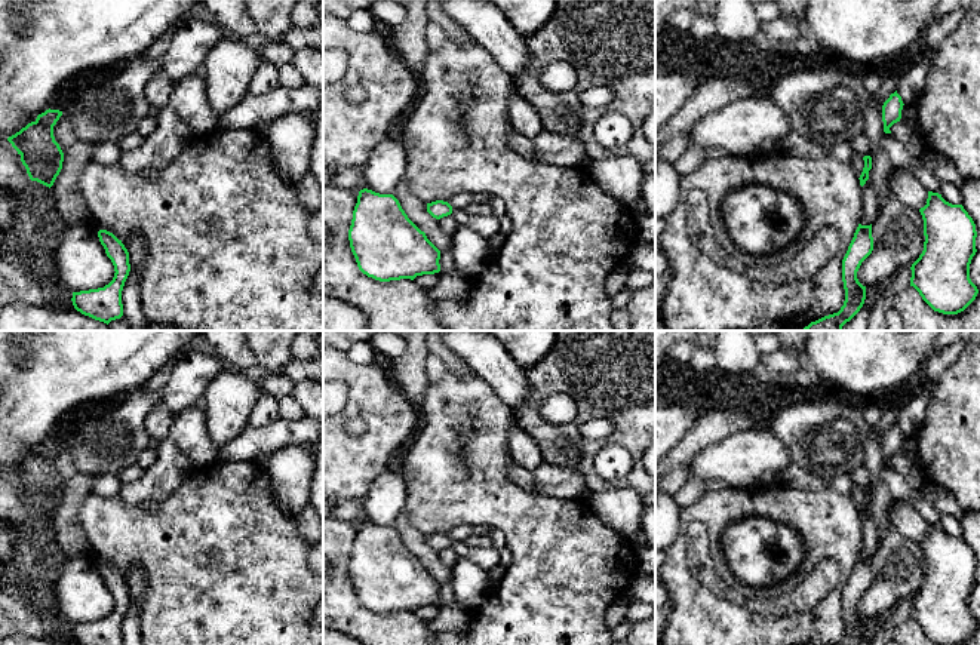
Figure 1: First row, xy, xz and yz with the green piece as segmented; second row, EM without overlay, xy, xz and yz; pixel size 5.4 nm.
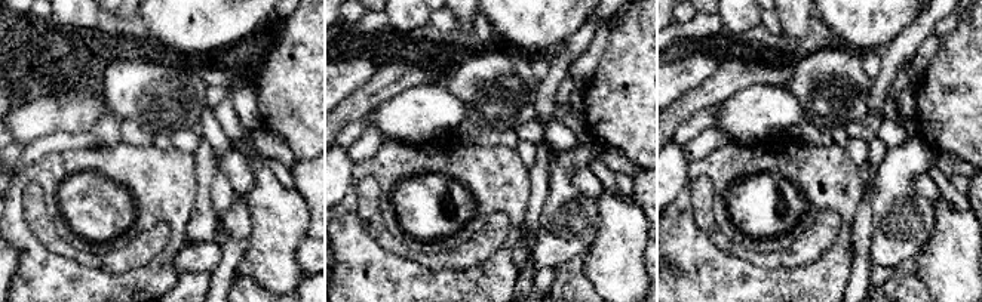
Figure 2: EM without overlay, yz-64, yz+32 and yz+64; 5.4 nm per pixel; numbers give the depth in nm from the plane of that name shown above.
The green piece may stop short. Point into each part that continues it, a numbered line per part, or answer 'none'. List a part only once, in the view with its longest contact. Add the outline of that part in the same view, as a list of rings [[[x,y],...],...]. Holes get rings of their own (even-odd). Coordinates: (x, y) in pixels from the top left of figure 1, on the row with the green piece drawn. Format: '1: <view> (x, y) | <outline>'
none

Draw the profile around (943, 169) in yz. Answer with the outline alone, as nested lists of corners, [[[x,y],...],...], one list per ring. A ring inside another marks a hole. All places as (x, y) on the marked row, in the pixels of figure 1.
[[[924,147],[919,159],[924,166],[930,169],[941,182],[949,182],[959,188],[967,179],[958,172],[955,165],[946,156],[936,150]]]

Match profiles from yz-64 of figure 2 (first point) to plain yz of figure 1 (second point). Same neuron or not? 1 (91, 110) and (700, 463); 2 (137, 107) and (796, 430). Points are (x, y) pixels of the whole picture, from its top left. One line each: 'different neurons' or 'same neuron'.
1: same neuron
2: same neuron

